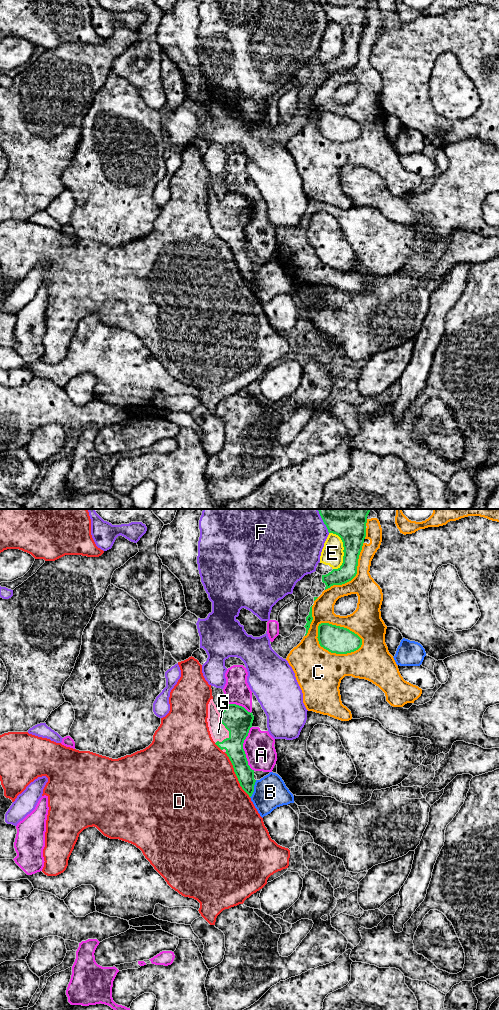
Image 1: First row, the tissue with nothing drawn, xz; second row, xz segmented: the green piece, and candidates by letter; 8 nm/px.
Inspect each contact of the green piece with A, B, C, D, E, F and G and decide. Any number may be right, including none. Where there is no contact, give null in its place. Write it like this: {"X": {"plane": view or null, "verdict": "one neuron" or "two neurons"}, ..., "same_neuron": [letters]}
{"A": {"plane": "xz", "verdict": "two neurons"}, "B": {"plane": "xz", "verdict": "two neurons"}, "C": {"plane": "xz", "verdict": "two neurons"}, "D": {"plane": "xz", "verdict": "two neurons"}, "E": {"plane": "xz", "verdict": "two neurons"}, "F": {"plane": "xz", "verdict": "two neurons"}, "G": {"plane": "xz", "verdict": "one neuron"}, "same_neuron": ["G"]}

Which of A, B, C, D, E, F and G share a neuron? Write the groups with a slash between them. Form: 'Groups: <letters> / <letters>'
Groups: A / B / C / D / E / F / G

